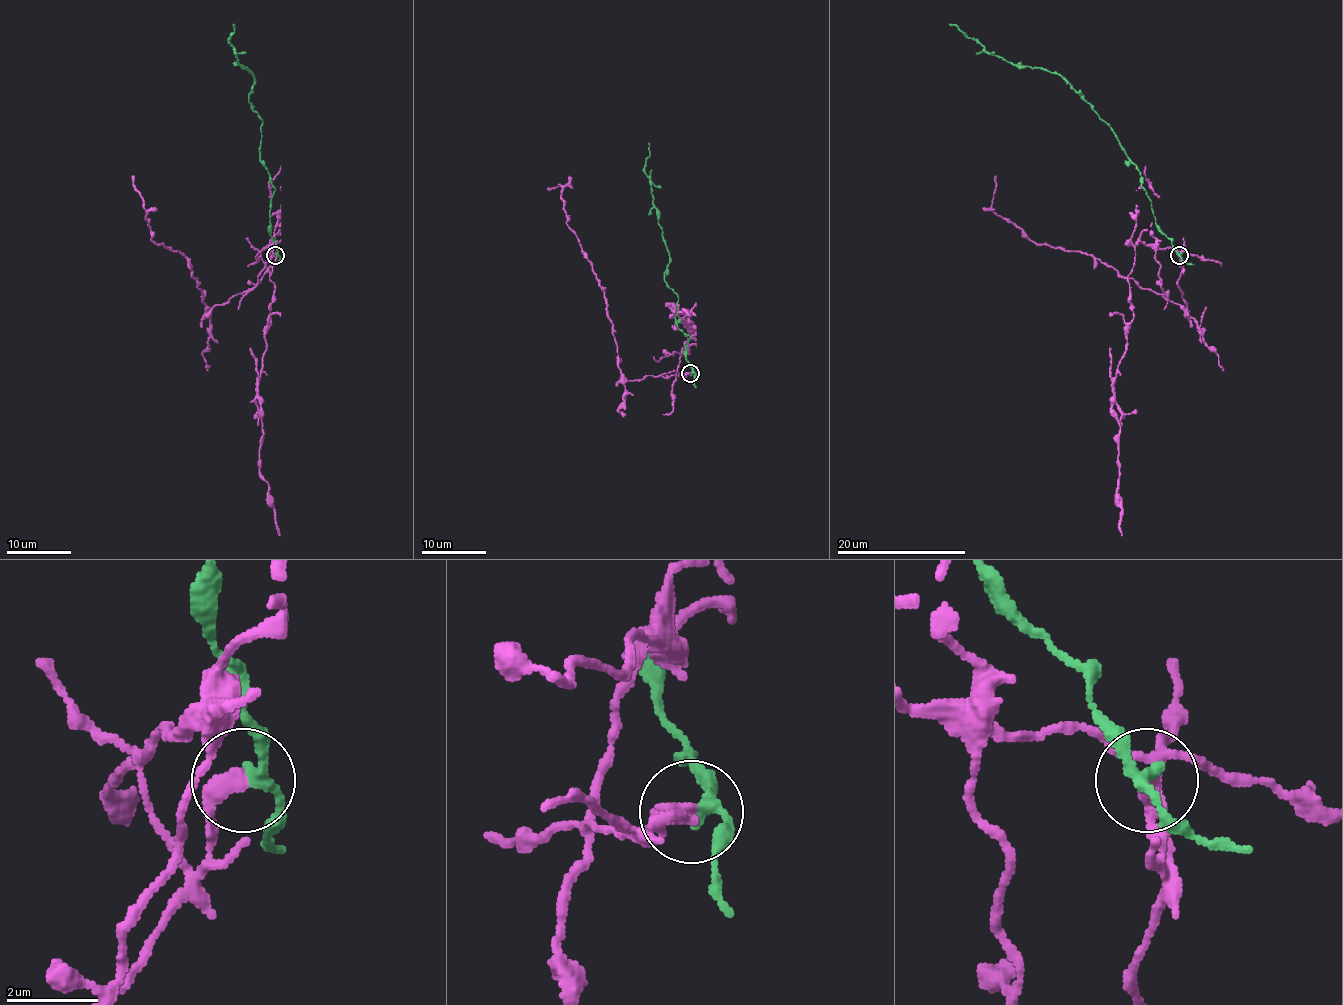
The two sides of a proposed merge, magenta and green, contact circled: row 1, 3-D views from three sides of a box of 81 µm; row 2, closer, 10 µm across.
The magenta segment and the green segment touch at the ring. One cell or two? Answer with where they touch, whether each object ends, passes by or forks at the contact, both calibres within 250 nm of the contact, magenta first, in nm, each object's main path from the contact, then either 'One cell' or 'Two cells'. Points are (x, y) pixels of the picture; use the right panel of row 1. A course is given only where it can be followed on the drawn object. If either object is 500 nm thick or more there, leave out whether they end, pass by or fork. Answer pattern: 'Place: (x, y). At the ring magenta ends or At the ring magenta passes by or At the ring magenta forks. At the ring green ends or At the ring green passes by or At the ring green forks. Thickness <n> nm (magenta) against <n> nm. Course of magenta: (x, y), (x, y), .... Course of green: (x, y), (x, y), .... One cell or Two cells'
Place: (1179, 255). At the ring magenta ends. At the ring green passes by. Thickness 400 nm (magenta) against 240 nm. Course of magenta: (1180, 255), (1183, 267), (1180, 252), (1139, 239), (1128, 276), (1133, 322), (1112, 415), (1120, 427), (1122, 535). Course of green: (1180, 255), (1156, 223), (1141, 174), (1115, 132), (1062, 77), (1008, 63), (948, 24). Two cells

